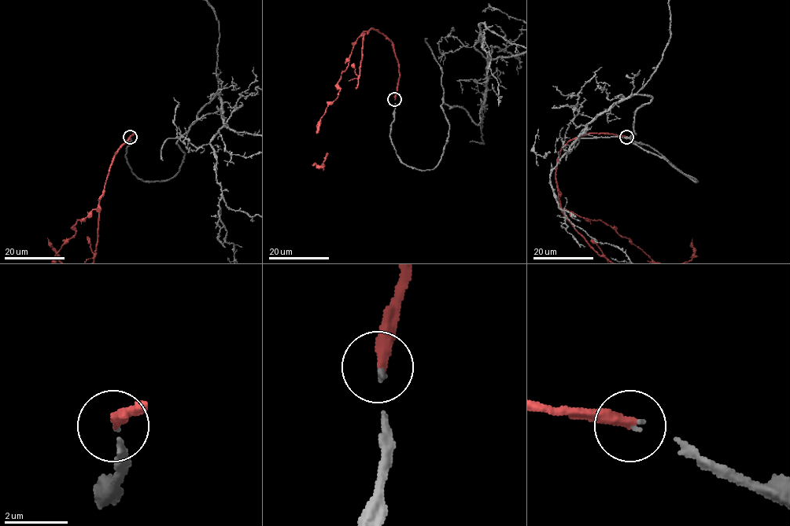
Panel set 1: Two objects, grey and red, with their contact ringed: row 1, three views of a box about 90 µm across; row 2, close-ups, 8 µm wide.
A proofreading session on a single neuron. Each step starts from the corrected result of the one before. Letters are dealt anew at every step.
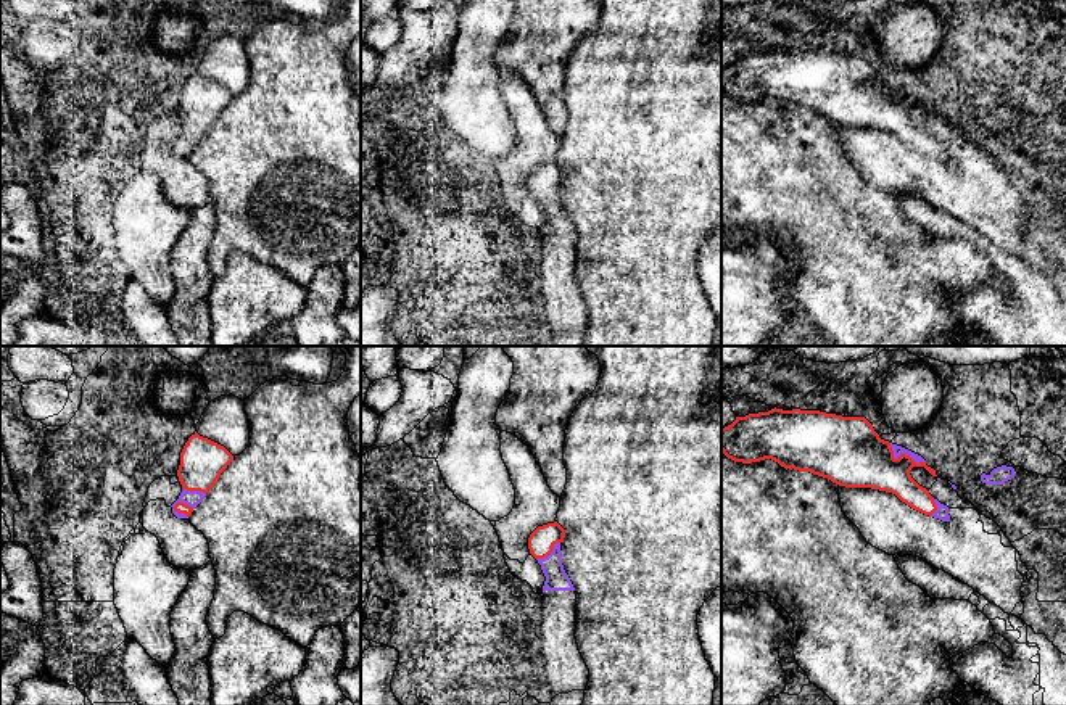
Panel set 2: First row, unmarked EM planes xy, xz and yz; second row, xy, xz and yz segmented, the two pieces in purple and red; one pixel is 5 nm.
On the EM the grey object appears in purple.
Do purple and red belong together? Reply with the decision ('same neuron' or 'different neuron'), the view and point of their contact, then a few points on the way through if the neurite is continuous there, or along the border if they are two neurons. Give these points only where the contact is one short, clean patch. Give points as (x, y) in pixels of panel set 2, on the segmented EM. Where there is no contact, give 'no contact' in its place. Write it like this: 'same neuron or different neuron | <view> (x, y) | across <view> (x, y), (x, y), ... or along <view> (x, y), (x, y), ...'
same neuron | yz (904, 453)

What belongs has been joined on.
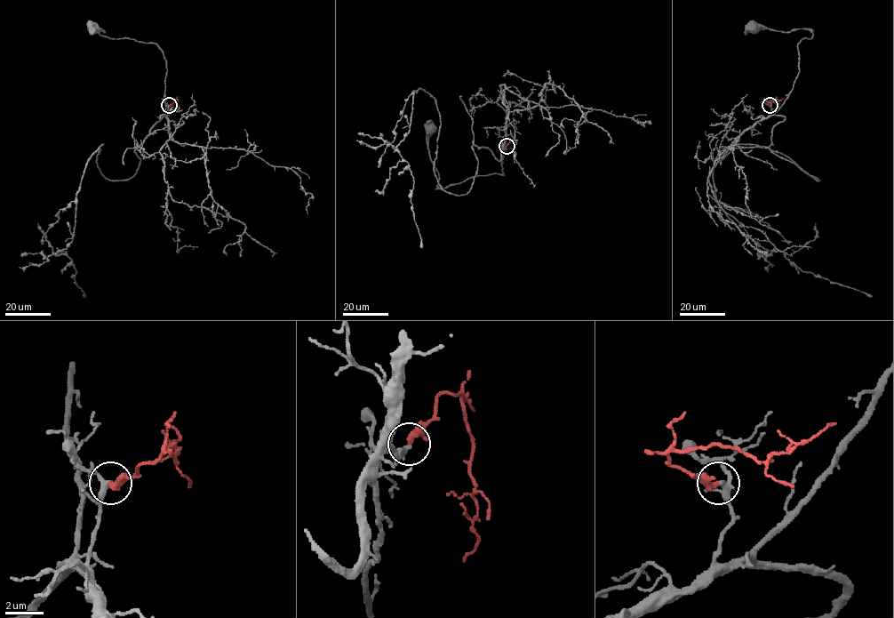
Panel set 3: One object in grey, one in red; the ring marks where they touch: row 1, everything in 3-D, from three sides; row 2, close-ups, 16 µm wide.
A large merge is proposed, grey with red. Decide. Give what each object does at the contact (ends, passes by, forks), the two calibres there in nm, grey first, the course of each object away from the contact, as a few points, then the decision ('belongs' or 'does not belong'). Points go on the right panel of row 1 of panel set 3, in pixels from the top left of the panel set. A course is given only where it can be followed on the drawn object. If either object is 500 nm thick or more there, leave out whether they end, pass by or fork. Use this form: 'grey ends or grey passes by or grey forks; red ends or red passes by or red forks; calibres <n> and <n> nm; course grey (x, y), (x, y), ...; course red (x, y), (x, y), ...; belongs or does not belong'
grey passes by; red passes by; calibres 280 and 280 nm; course grey (770, 105), (771, 115), (791, 91), (799, 71), (798, 44), (810, 38), (812, 31), (754, 28); course red (770, 105), (763, 103), (771, 100), (776, 103), (784, 98); belongs

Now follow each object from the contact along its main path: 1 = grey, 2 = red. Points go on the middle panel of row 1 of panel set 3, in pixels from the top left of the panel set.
1: (506, 146), (501, 160), (504, 174), (474, 176), (436, 188), (438, 172), (427, 145), (430, 131)
2: (506, 146), (510, 140), (513, 140), (513, 160)

